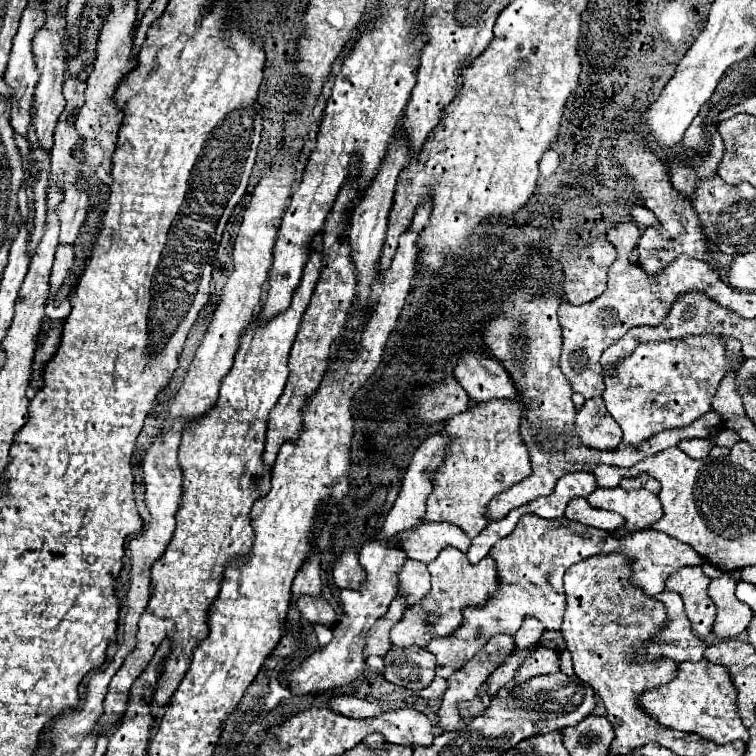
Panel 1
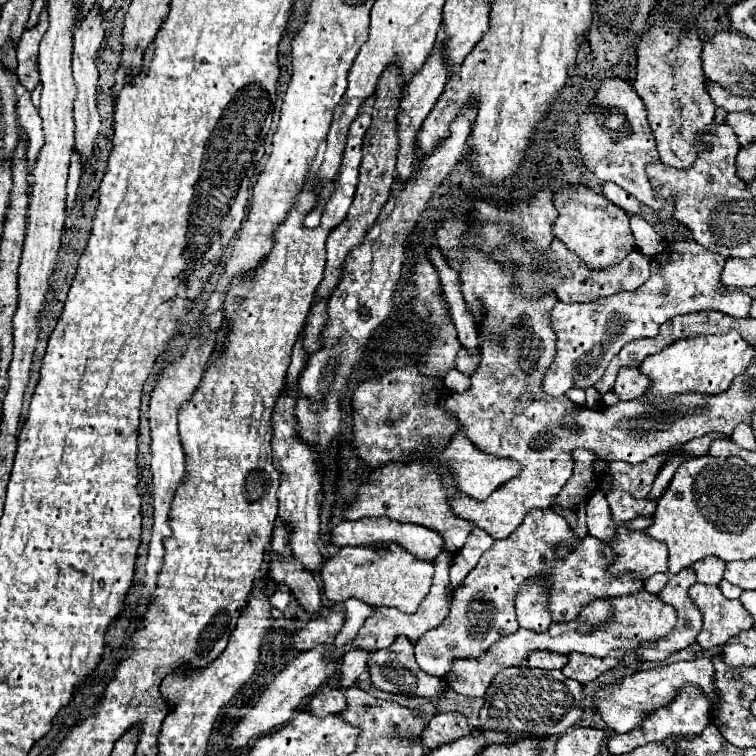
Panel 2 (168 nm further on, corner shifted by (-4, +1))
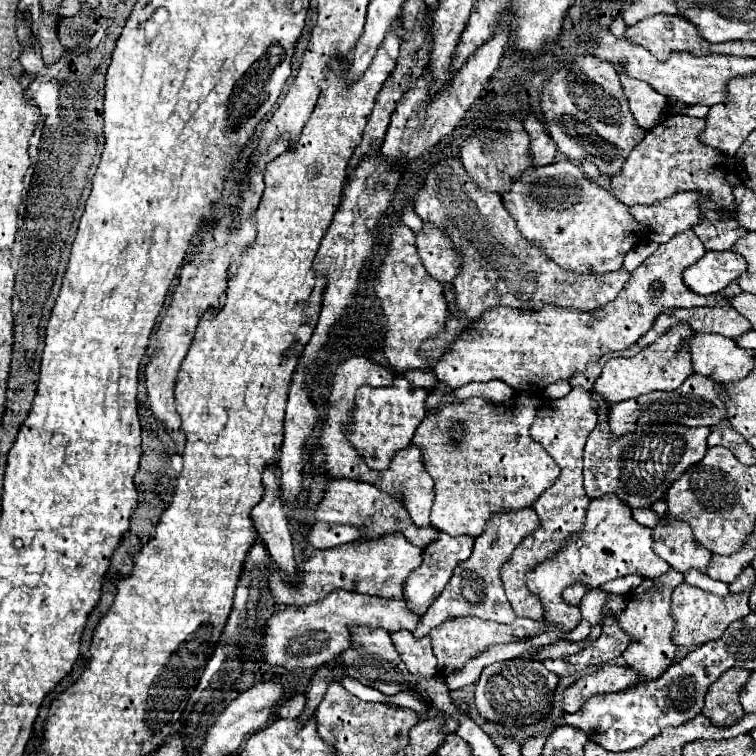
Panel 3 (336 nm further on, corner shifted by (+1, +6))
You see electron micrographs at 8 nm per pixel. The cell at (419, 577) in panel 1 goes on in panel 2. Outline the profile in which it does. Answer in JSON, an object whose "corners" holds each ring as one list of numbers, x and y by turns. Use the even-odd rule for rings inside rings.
{"corners":[[387,543,385,553,379,553,377,547,345,547,323,563,321,579,325,595,331,603,357,597,369,605,389,605,403,613,413,613,425,593,429,593,433,561,421,561,397,543]]}

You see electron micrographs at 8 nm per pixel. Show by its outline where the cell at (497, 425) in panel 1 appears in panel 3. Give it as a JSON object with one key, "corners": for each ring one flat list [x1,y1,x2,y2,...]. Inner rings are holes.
{"corners":[[348,478,334,480,328,486,324,500,316,508,316,520,330,522,330,524,356,524,356,526,364,528,362,538,378,538,382,534,402,532,418,548,426,548,440,534,440,530,434,526,416,528,416,524,412,524,408,510,404,508,404,504,398,496,388,496,388,492,380,492,380,488,376,488,374,484,348,480]]}

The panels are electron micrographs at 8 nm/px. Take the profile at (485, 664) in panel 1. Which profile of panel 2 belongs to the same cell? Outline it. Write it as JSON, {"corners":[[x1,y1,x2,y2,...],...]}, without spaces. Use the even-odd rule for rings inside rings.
{"corners":[[439,713,439,715,429,719,429,723,427,723,427,727,421,735,421,741,429,751,433,751,433,749,439,749,445,743,453,743,461,737,467,737,469,733,471,733,469,721,463,715,459,715,459,713]]}

